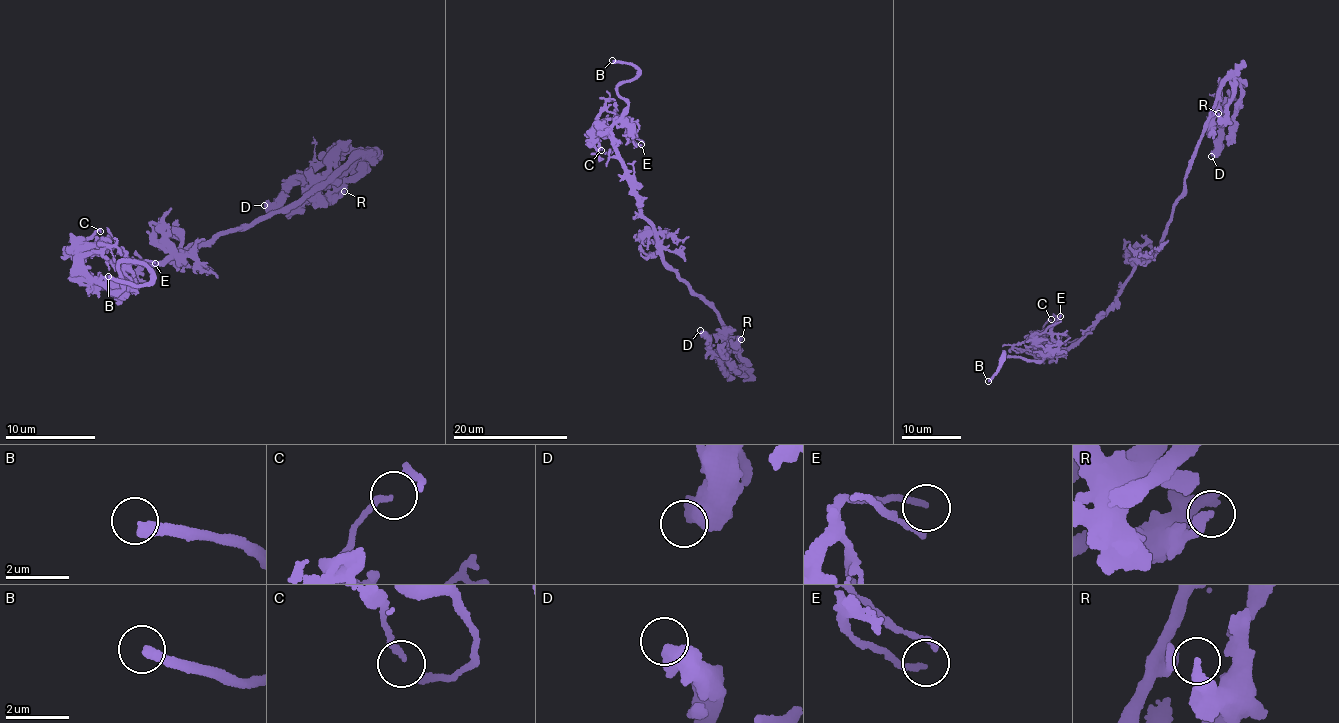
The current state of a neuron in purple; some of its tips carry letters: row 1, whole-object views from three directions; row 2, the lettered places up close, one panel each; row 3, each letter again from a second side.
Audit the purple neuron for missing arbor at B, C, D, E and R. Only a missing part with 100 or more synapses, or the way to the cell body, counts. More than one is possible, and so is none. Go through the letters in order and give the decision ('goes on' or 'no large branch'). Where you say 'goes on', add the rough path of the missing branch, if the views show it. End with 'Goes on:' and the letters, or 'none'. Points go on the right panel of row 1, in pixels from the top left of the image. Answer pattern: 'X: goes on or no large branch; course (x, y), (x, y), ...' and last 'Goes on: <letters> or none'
B: goes on; course (988, 381), (968, 407), (969, 411), (965, 416), (956, 415), (938, 423), (911, 442)
C: no large branch
D: no large branch
E: no large branch
R: no large branch
Goes on: B

